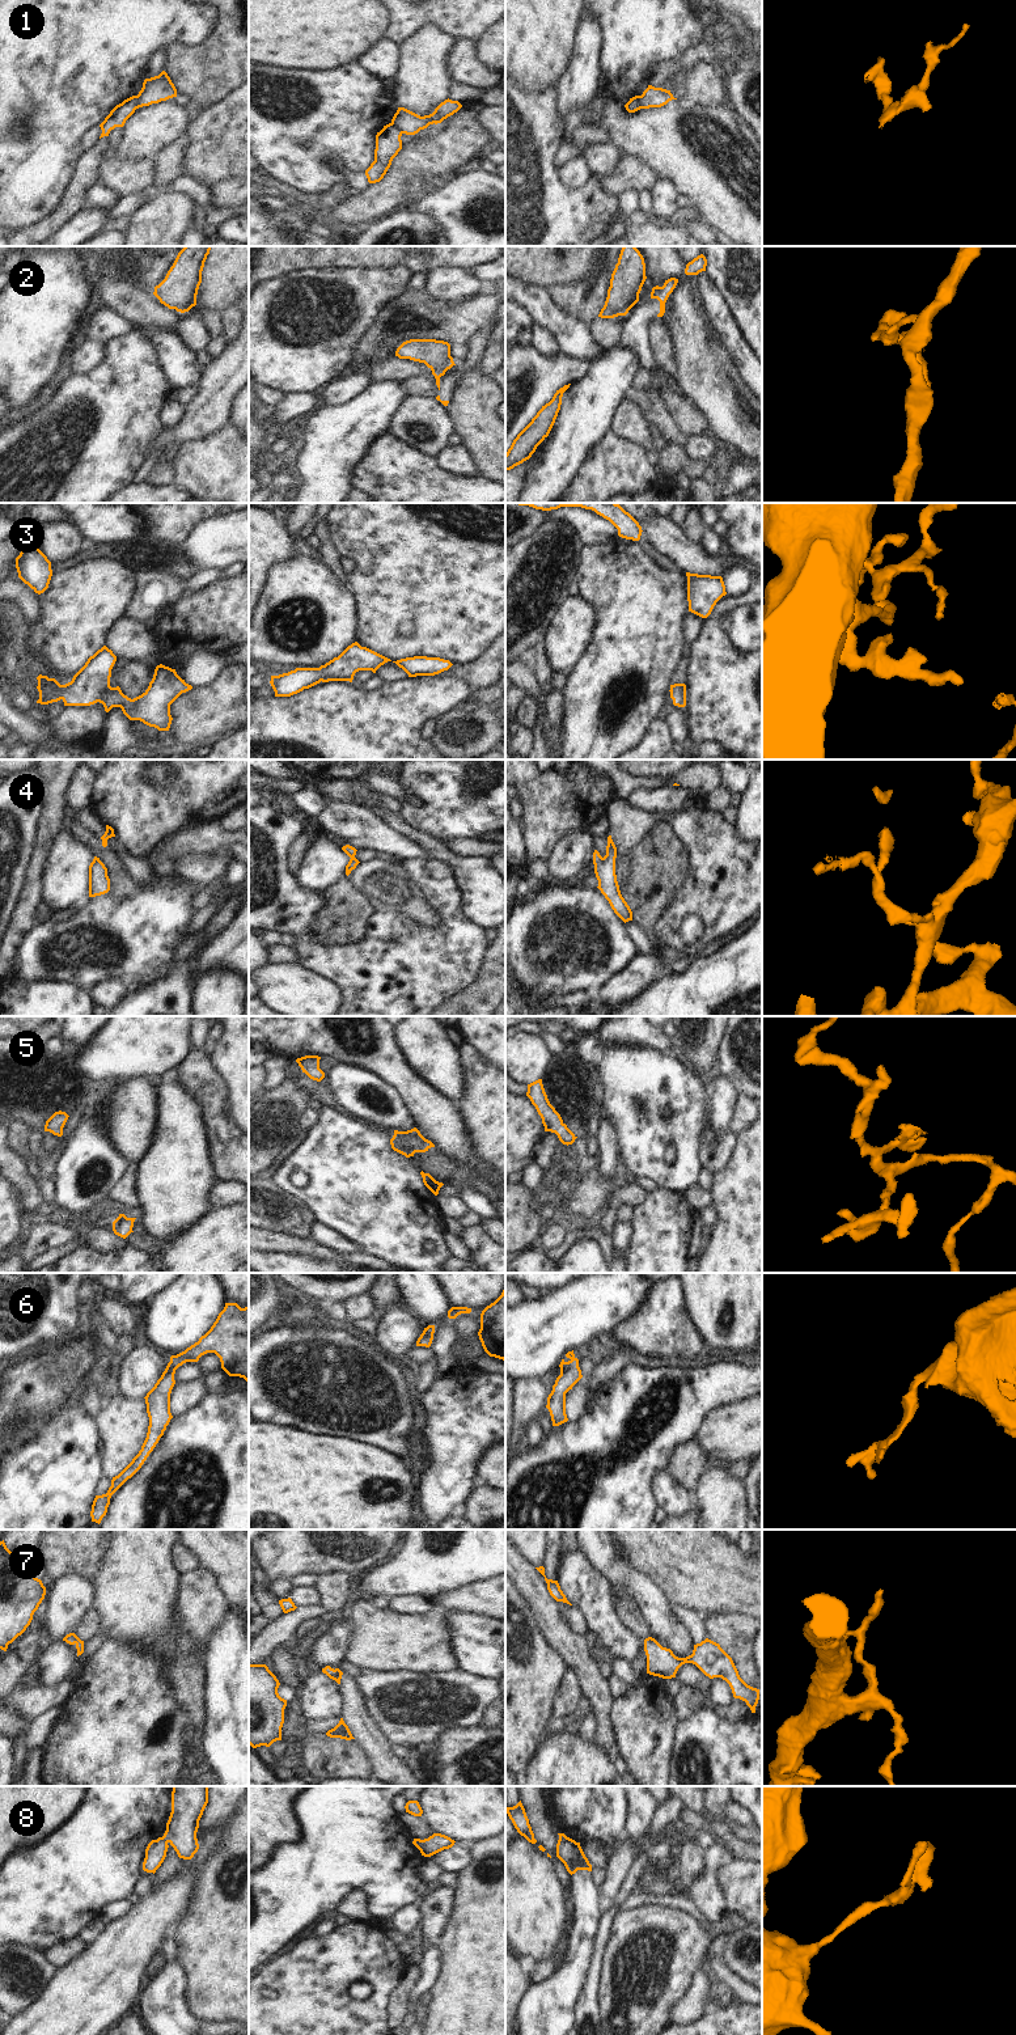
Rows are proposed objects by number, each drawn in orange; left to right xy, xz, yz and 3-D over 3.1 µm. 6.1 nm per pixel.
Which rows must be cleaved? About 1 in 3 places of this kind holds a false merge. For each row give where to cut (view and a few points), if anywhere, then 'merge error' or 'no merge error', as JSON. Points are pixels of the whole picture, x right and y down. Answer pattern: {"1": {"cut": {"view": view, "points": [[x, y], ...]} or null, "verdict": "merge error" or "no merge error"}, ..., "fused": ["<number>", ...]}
{"1": {"cut": {"view": "xy", "points": [[135, 96], [136, 108]]}, "verdict": "merge error"}, "2": {"cut": {"view": "xz", "points": [[444, 372], [435, 376]]}, "verdict": "merge error"}, "3": {"cut": null, "verdict": "no merge error"}, "4": {"cut": null, "verdict": "no merge error"}, "5": {"cut": null, "verdict": "no merge error"}, "6": {"cut": null, "verdict": "no merge error"}, "7": {"cut": null, "verdict": "no merge error"}, "8": {"cut": {"view": "xz", "points": [[420, 1840], [427, 1856]]}, "verdict": "merge error"}, "fused": ["1", "2", "8"]}

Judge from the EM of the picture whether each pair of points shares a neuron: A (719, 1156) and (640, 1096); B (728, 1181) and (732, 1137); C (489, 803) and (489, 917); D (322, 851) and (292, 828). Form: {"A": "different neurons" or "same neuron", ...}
{"A": "different neurons", "B": "different neurons", "C": "different neurons", "D": "different neurons"}

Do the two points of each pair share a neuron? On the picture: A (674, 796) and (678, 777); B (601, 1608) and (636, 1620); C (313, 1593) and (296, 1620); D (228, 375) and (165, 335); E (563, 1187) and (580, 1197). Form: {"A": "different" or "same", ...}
{"A": "different", "B": "different", "C": "different", "D": "different", "E": "different"}

